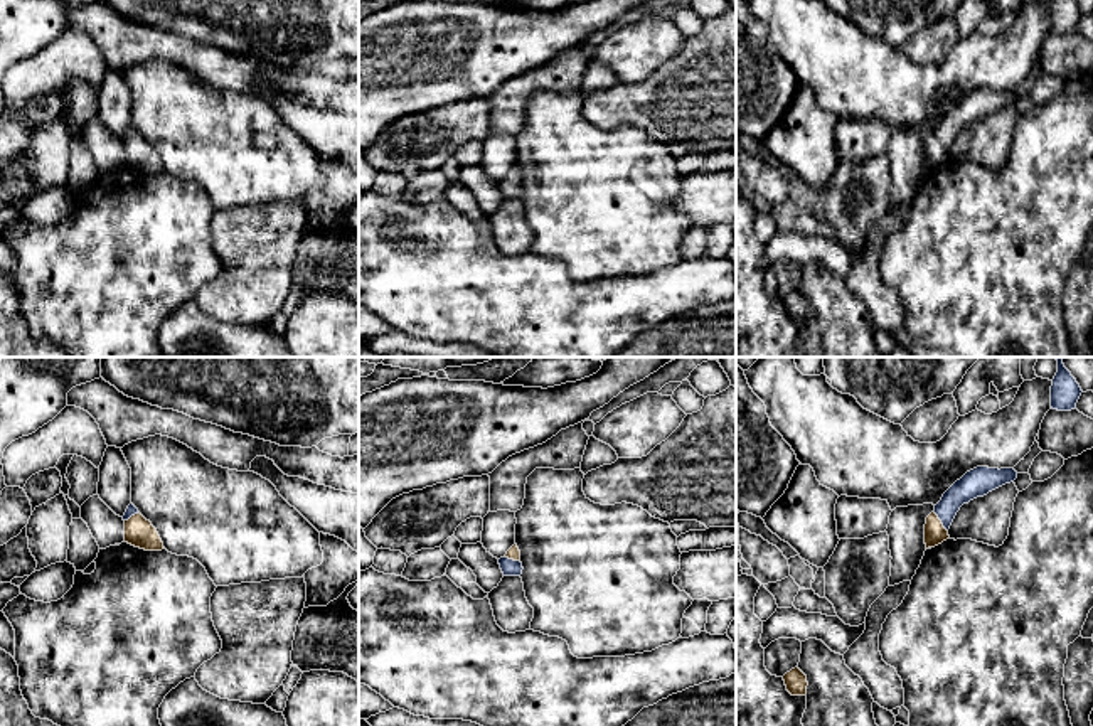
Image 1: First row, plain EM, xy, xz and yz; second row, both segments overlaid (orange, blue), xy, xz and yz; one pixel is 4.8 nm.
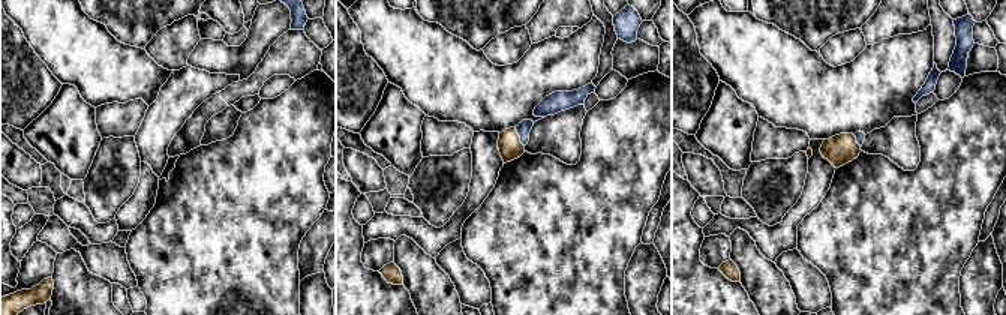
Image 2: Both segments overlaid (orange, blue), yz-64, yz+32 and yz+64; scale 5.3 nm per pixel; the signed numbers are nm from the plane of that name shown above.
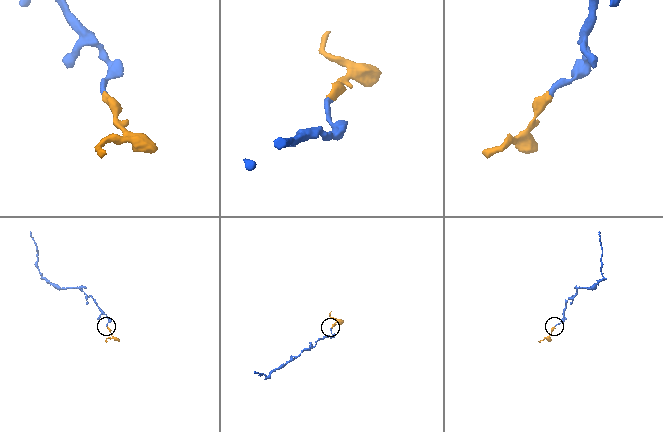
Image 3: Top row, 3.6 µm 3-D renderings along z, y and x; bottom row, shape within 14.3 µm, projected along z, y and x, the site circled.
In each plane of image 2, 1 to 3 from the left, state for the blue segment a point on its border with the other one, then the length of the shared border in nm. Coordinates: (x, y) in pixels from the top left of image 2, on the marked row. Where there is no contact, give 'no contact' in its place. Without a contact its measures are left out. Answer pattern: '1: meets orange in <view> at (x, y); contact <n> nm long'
1: no contact
2: meets orange in yz+32 at (519, 137); contact 120 nm long
3: meets orange in yz+64 at (855, 141); contact 80 nm long

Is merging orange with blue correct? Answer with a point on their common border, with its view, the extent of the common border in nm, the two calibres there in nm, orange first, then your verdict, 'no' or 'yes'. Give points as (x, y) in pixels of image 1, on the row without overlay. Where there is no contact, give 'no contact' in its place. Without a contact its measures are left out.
meets orange in yz at (940, 145); contact 120 nm long; 100 nm thick on the orange side, 130 nm on the other; yes

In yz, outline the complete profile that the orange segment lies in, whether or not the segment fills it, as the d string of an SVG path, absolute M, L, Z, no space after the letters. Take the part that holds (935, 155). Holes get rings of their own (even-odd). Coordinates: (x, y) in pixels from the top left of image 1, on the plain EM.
M977 89L967 94L960 103L957 103L935 128L935 133L926 140L925 147L925 167L935 170L946 163L948 152L963 126L977 120L984 120L989 115L1010 106L1017 101L1014 91L989 91Z

